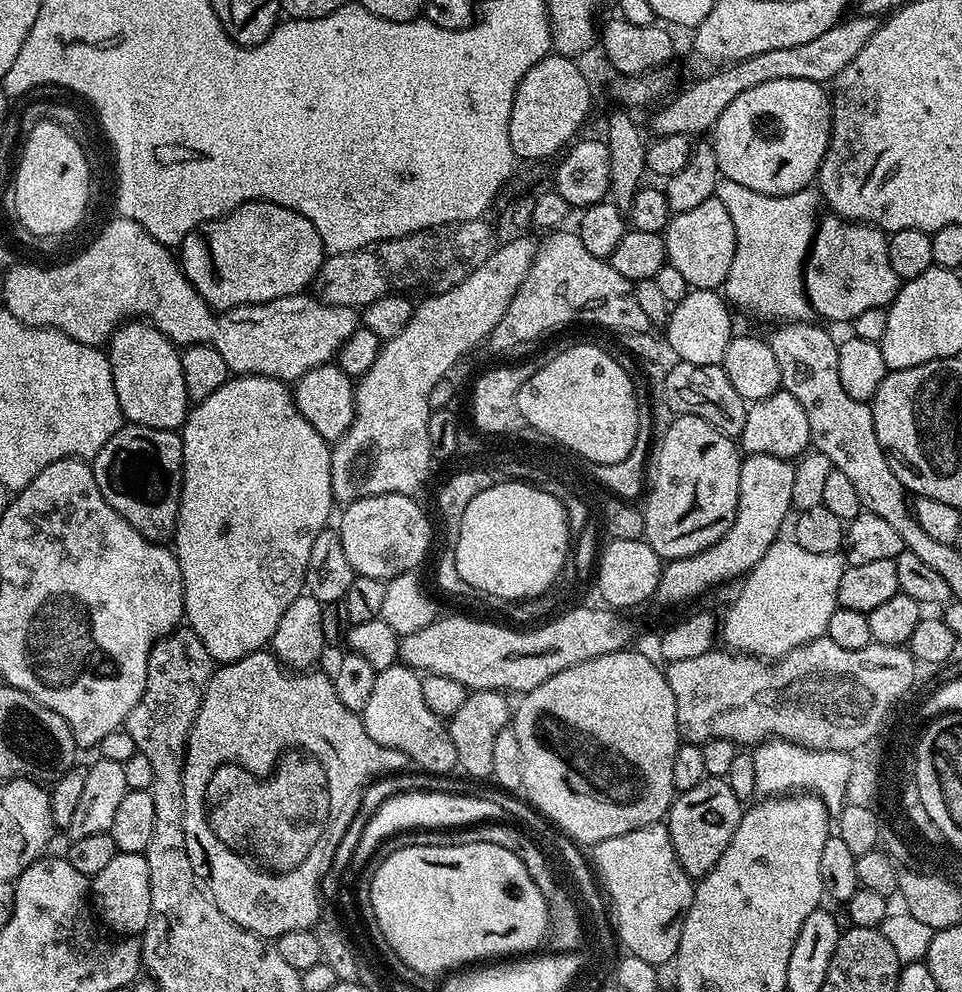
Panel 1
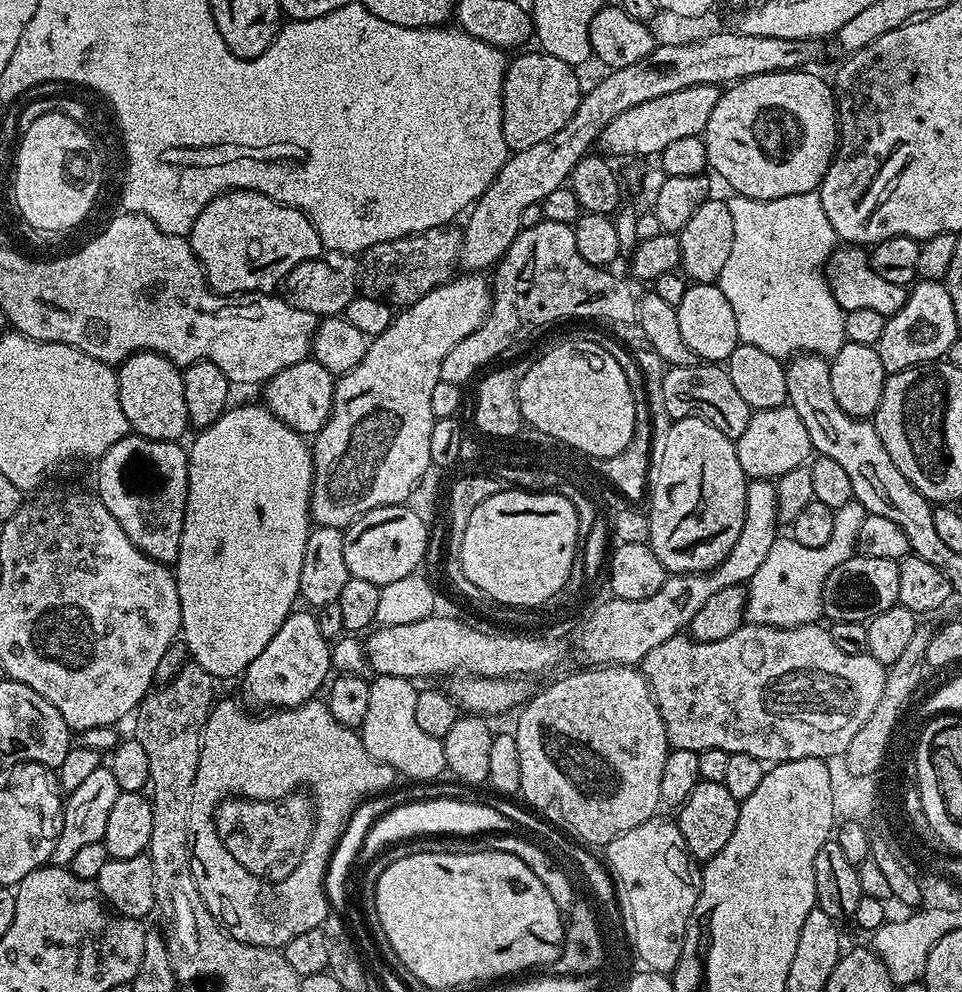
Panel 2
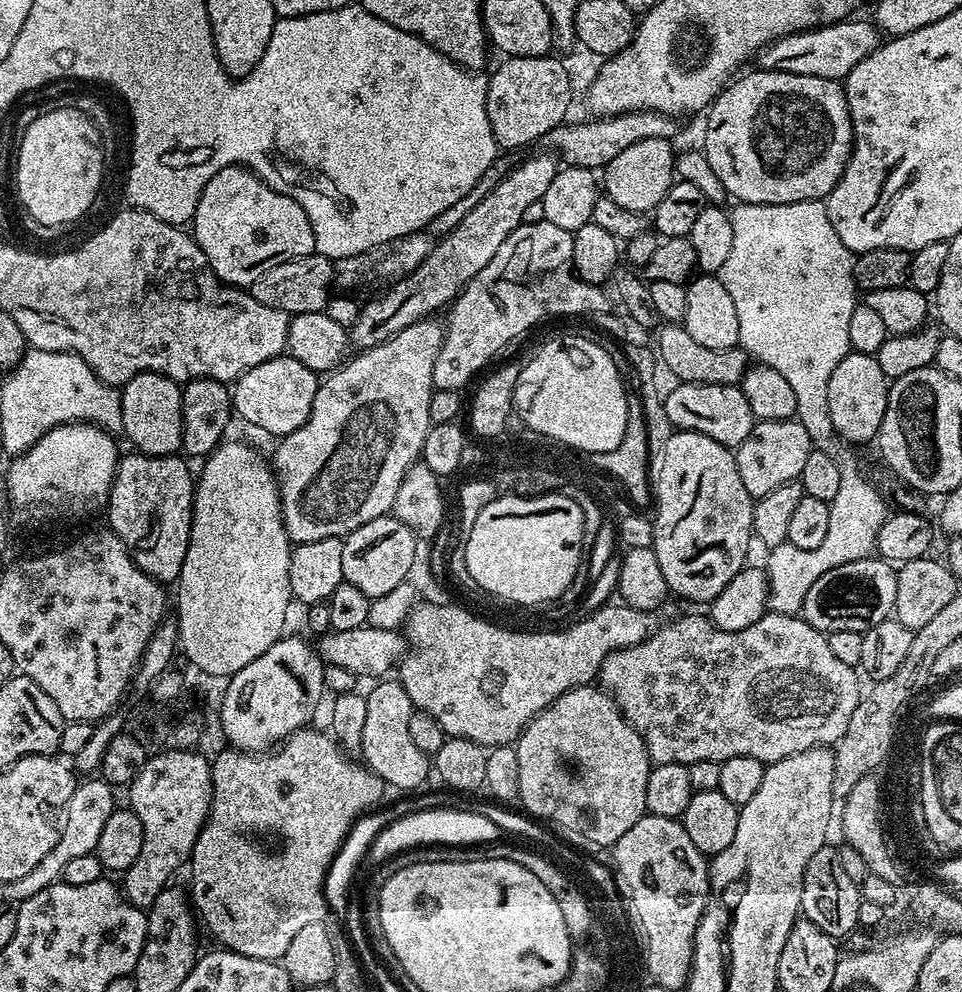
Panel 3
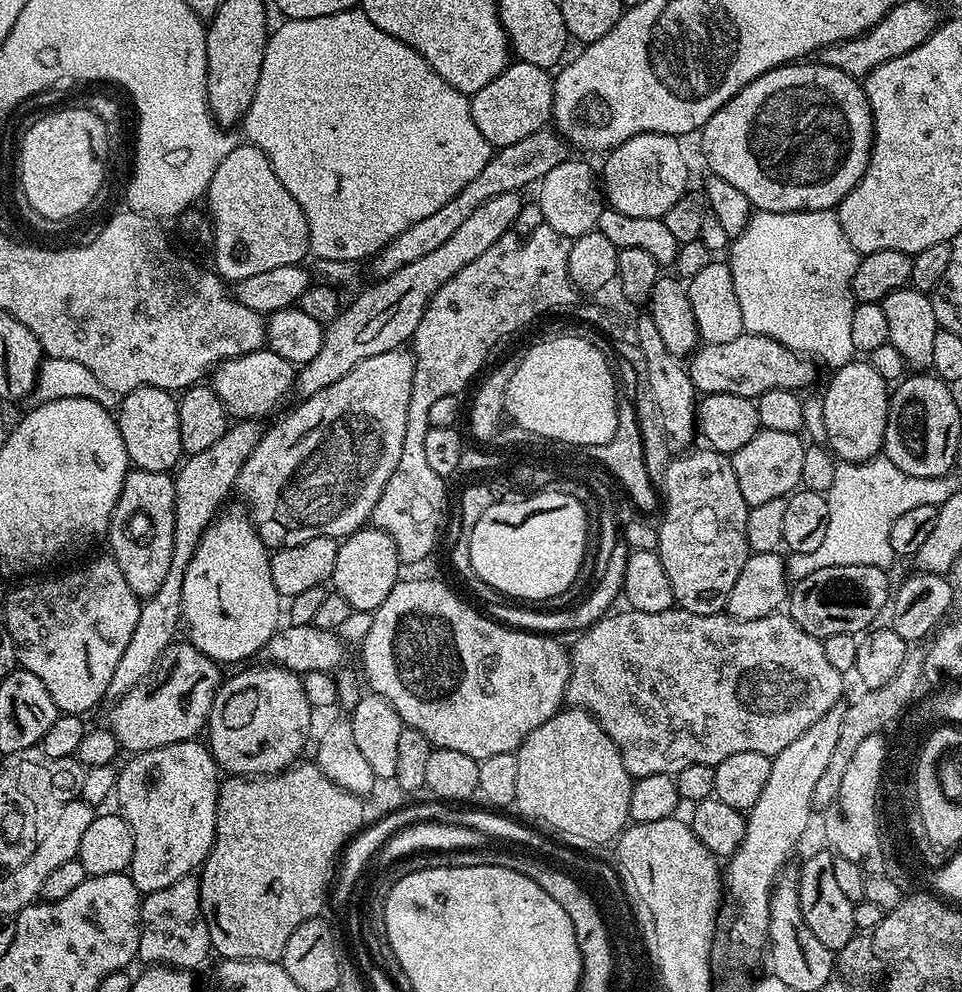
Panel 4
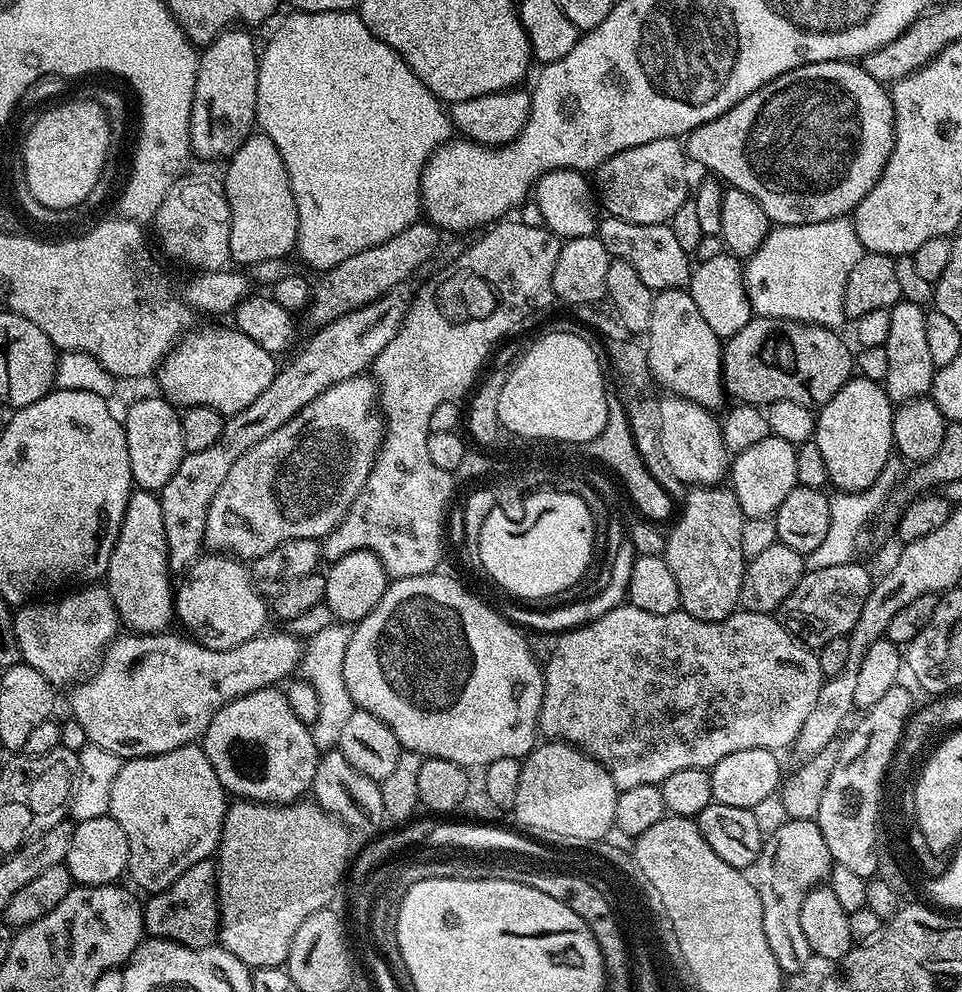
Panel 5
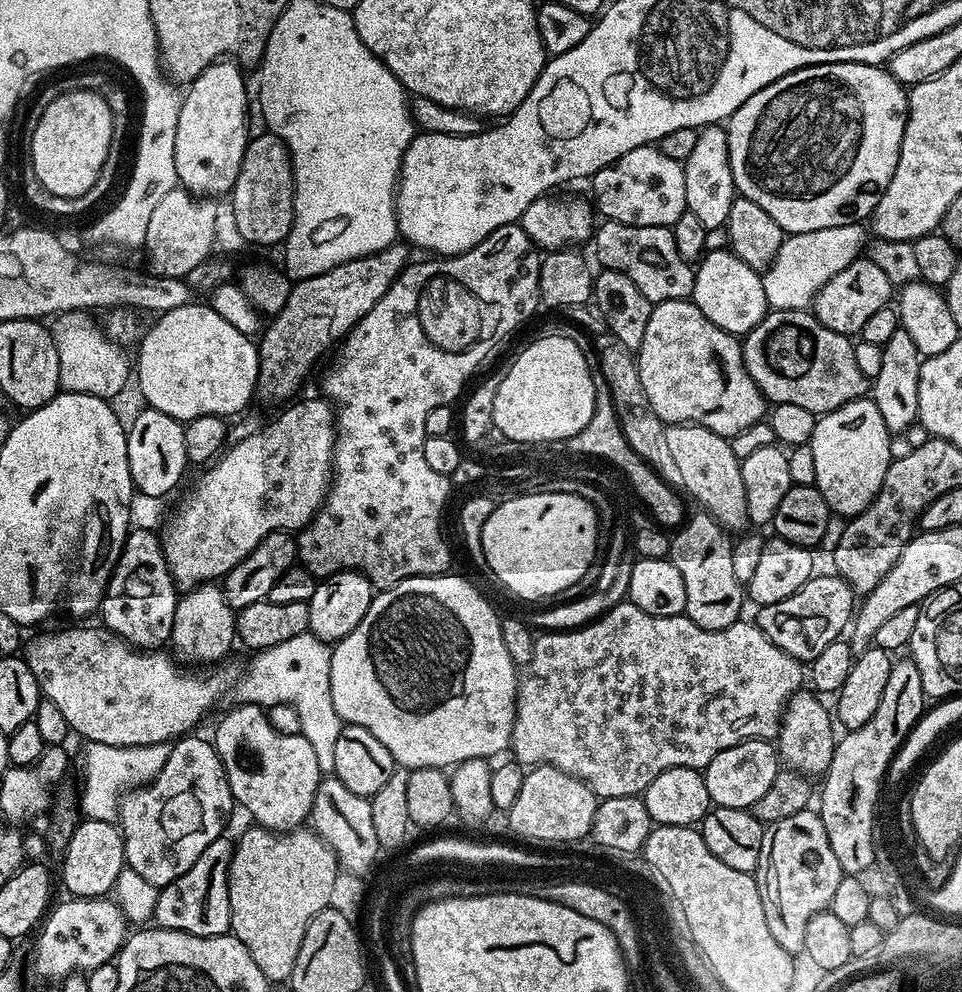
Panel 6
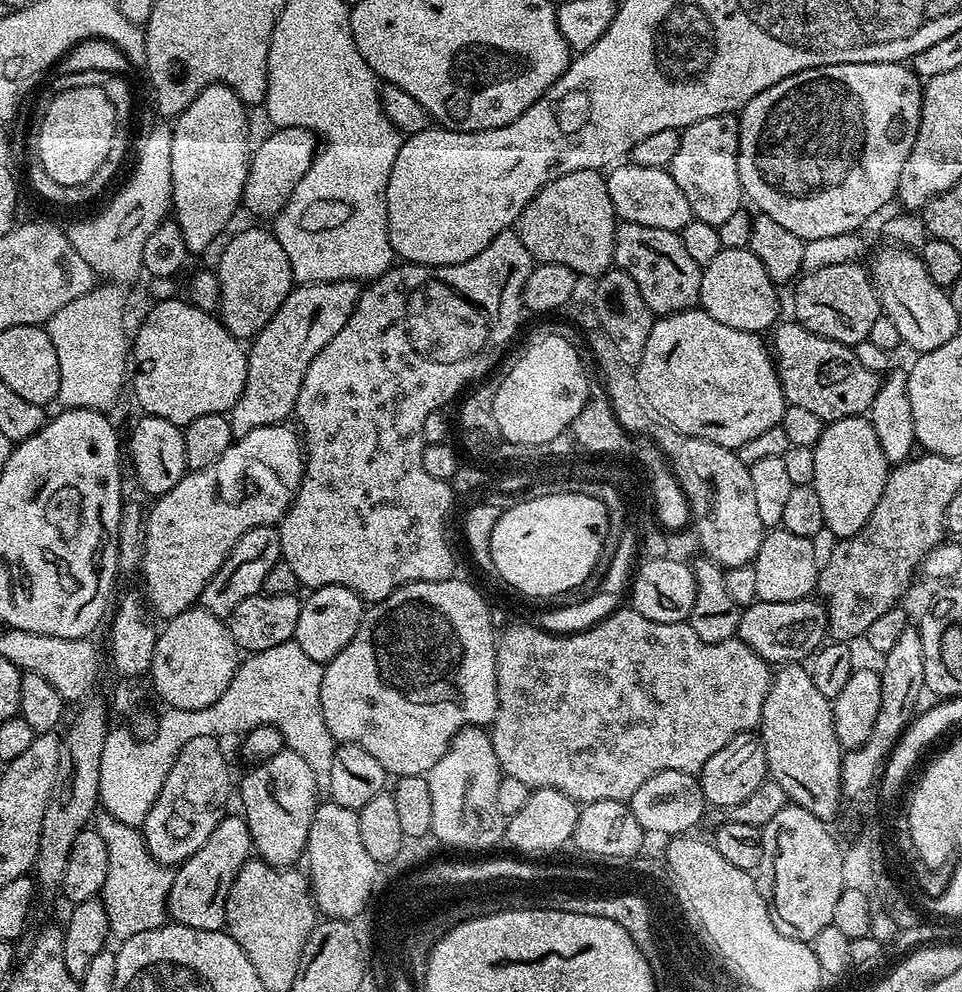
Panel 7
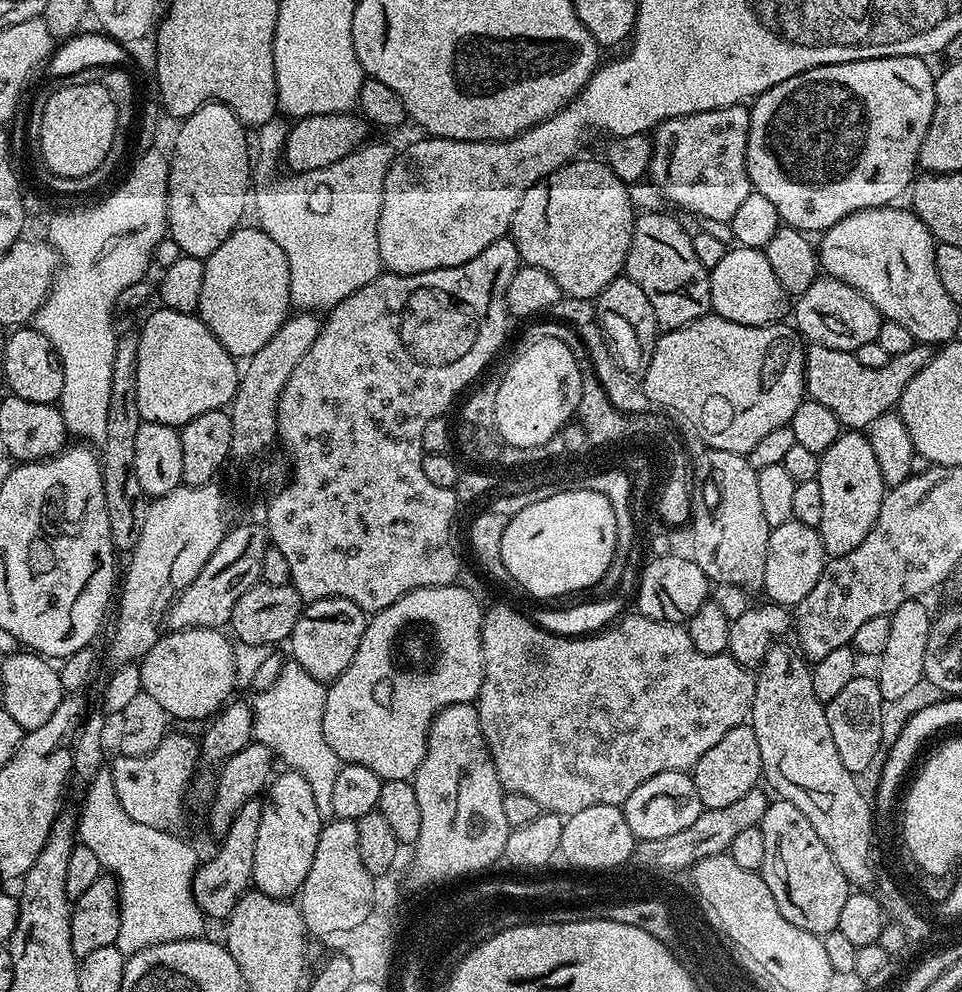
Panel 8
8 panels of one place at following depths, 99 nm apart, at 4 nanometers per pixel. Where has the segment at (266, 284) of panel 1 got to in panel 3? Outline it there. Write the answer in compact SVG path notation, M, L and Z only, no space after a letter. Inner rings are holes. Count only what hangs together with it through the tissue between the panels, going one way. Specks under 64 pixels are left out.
M239 164L218 170L206 182L190 221L190 232L202 254L206 254L214 275L233 286L251 286L266 270L316 252L314 230L306 210L294 198L278 194L278 190L266 186L266 182Z

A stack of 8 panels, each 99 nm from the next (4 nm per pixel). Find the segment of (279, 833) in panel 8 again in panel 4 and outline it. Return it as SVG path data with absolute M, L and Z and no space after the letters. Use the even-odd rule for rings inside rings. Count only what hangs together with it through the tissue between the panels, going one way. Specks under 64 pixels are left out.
M271 662L265 665L265 668L248 668L229 680L227 677L221 683L208 715L206 743L217 765L234 776L275 776L301 759L300 751L308 740L308 727L312 724L314 709L306 698L303 679L289 668Z

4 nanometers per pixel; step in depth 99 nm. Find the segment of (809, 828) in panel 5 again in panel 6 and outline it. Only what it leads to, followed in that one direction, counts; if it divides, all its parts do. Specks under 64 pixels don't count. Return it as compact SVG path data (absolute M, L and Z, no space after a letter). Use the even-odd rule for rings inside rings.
M805 810L782 818L765 831L762 854L754 875L758 894L762 894L762 910L766 913L770 934L774 934L782 950L795 954L804 950L806 922L831 905L838 882L842 882L846 873L838 866L819 811Z

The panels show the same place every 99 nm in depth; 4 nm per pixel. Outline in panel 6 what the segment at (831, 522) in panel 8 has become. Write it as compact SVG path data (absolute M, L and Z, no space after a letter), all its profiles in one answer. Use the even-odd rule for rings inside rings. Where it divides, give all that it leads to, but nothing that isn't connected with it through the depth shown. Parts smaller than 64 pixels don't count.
M861 398L846 402L846 406L838 406L838 410L825 412L819 417L814 426L814 434L810 441L814 450L814 478L815 487L826 498L828 508L837 517L851 518L857 516L862 510L874 502L882 482L886 478L886 470L892 465L894 451L892 452L893 433L888 431L886 422L878 406L870 398Z

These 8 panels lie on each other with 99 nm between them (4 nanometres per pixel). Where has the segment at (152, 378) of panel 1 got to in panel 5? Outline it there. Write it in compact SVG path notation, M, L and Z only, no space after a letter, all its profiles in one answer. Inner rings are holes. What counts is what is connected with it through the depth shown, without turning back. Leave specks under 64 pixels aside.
M163 395L144 396L136 400L128 408L128 413L123 413L122 423L126 434L126 450L130 454L130 470L132 471L132 482L137 489L159 493L160 489L174 478L174 470L185 456L184 443L182 442L181 413L173 405L164 399Z

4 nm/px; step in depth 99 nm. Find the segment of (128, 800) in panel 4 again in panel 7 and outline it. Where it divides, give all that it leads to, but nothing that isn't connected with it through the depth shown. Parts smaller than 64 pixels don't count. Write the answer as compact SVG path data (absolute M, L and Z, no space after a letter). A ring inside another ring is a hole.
M217 737L195 738L187 742L166 777L153 808L146 814L142 825L144 844L149 855L160 864L179 866L189 860L229 811L228 795L234 792L234 776L232 780L220 744Z

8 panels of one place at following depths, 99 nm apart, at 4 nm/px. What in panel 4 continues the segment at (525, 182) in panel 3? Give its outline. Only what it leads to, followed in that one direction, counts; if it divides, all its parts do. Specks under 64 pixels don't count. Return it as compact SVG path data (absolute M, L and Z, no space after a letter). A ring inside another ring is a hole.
M520 192L498 194L482 202L482 206L478 206L478 210L474 210L474 214L470 214L470 218L466 218L462 227L447 242L442 242L442 246L437 246L431 254L422 254L422 258L410 262L410 266L402 266L402 270L394 270L394 274L377 279L372 282L376 284L358 293L349 304L347 301L334 322L326 325L318 354L314 354L310 362L299 365L294 381L295 395L307 398L318 394L318 390L326 390L326 386L350 374L358 362L366 362L366 358L374 358L374 354L395 352L407 345L414 330L418 330L418 322L422 322L430 298L434 298L436 291L450 282L462 266L470 266L478 254L486 254L498 238L509 232L518 218L521 203Z

